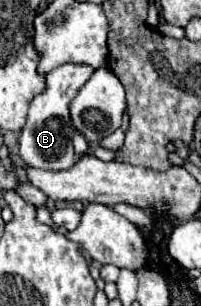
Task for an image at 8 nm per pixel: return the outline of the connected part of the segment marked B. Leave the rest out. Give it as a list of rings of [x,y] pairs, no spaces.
[[[63,64],[55,70],[51,70],[45,78],[45,90],[33,98],[27,124],[21,130],[19,138],[19,154],[29,168],[43,168],[51,172],[67,170],[71,164],[75,164],[73,154],[73,128],[69,120],[69,102],[75,96],[75,92],[91,78],[95,68],[87,68],[87,64]]]

